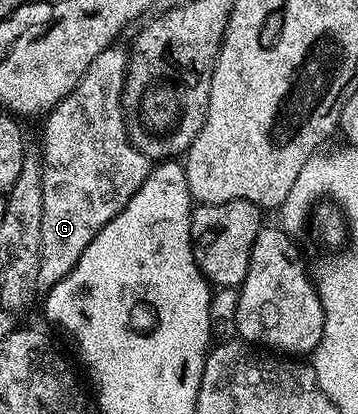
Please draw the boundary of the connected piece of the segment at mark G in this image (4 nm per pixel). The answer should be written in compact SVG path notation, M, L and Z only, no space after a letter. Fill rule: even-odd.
M113 47L102 51L82 75L82 79L47 114L42 148L42 243L38 287L41 291L53 289L78 263L82 251L90 247L94 235L110 223L126 207L126 203L148 178L150 162L132 145L128 128L124 125L124 80L128 74L127 48Z

